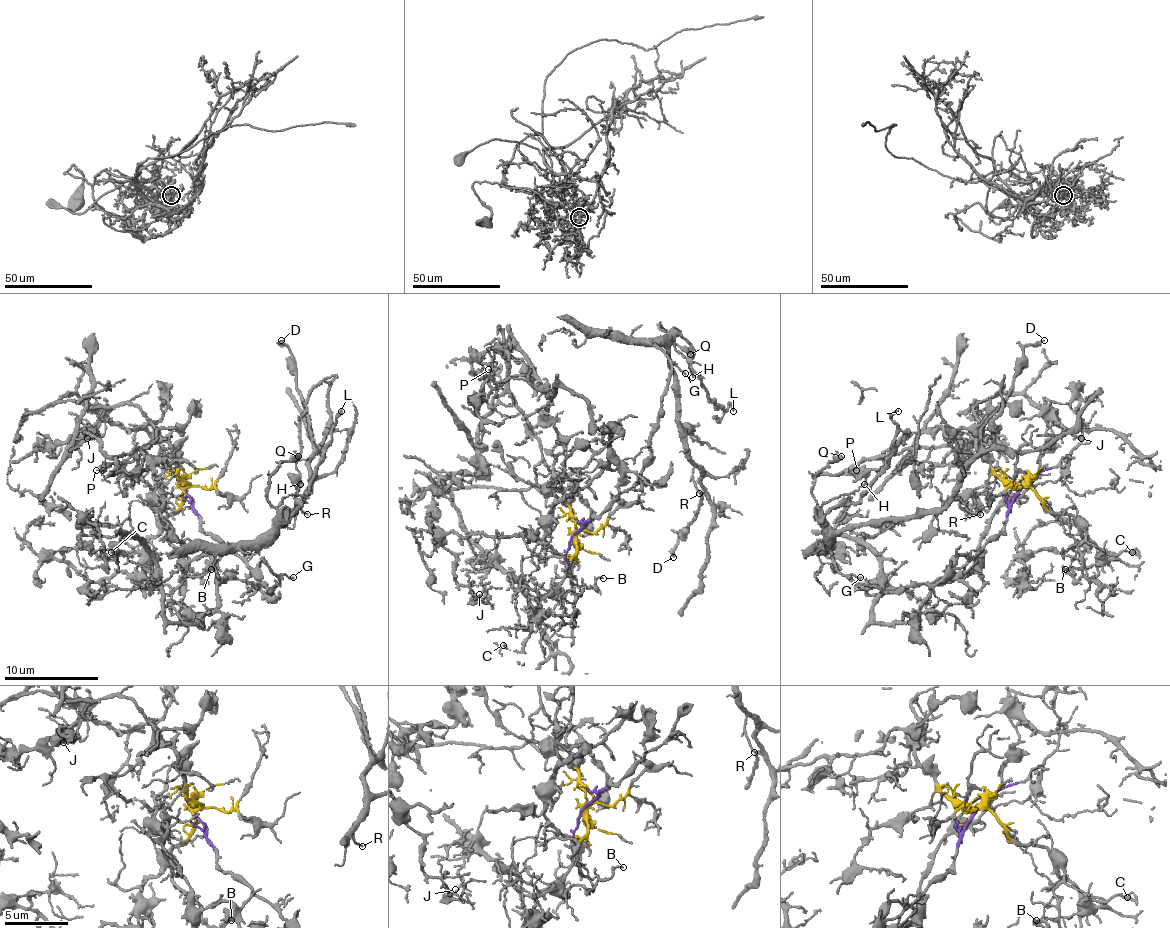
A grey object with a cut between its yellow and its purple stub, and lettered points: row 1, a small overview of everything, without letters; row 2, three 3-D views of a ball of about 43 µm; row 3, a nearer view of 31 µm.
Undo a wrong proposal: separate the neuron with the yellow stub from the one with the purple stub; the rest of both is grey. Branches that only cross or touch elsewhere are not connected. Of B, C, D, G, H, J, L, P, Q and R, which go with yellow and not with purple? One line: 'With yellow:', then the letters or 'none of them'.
With yellow: B, C, J, P

